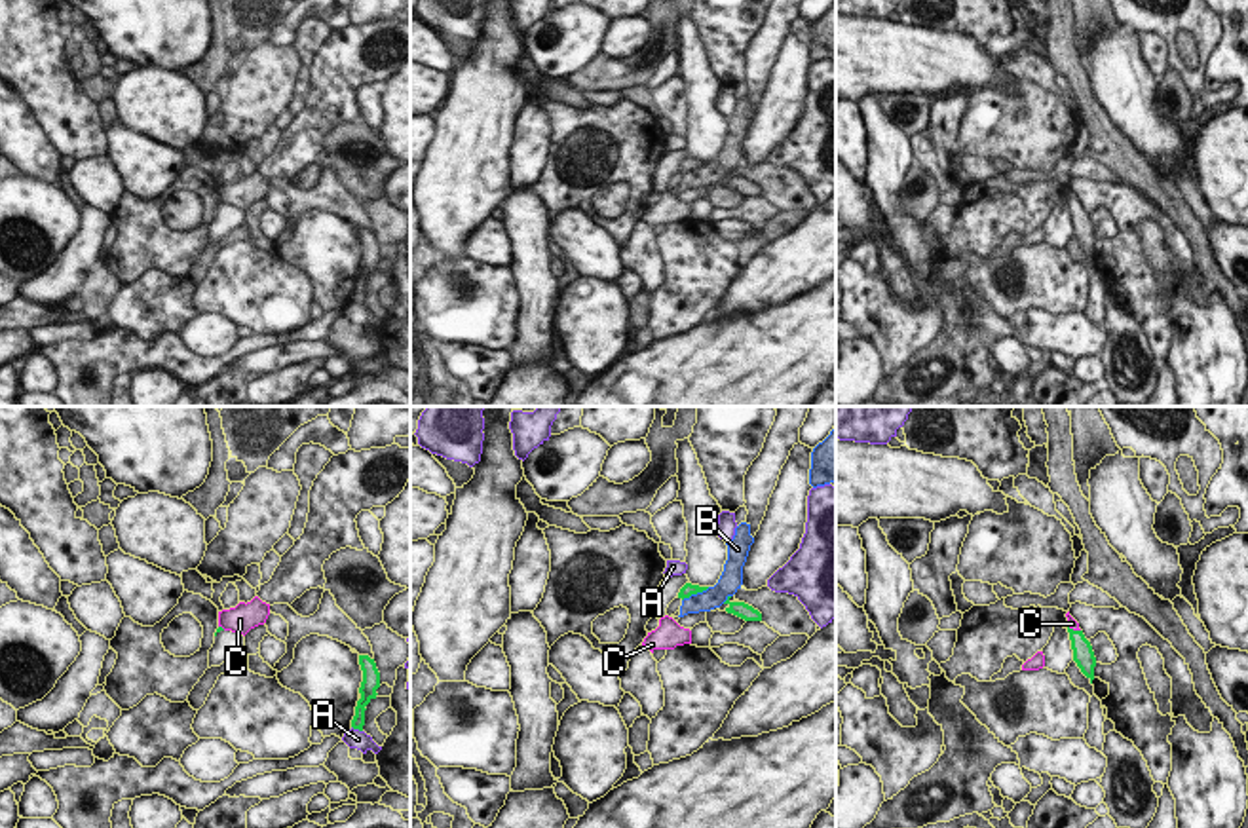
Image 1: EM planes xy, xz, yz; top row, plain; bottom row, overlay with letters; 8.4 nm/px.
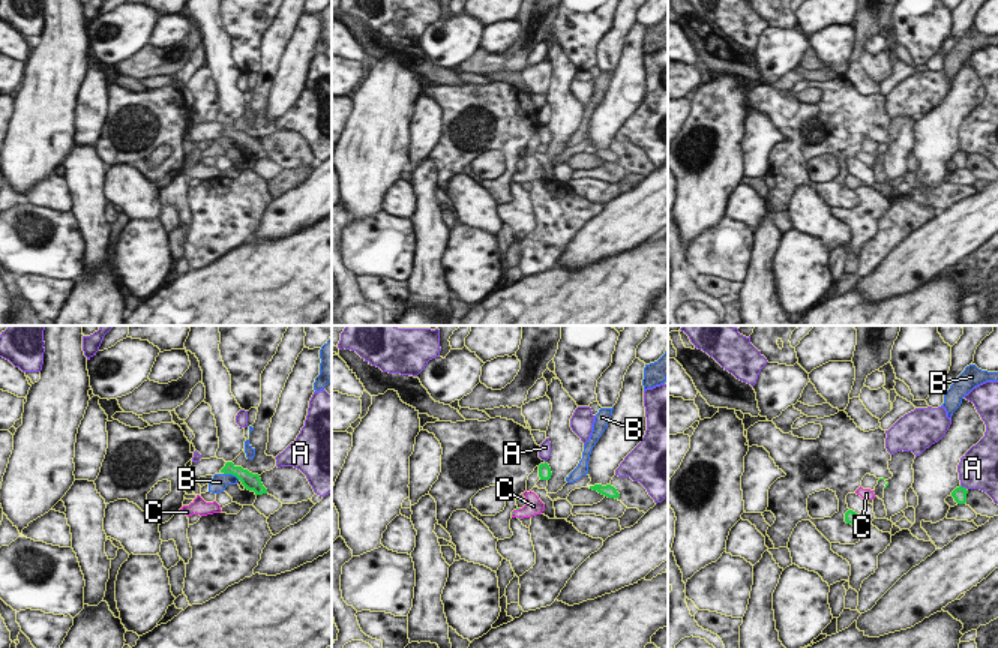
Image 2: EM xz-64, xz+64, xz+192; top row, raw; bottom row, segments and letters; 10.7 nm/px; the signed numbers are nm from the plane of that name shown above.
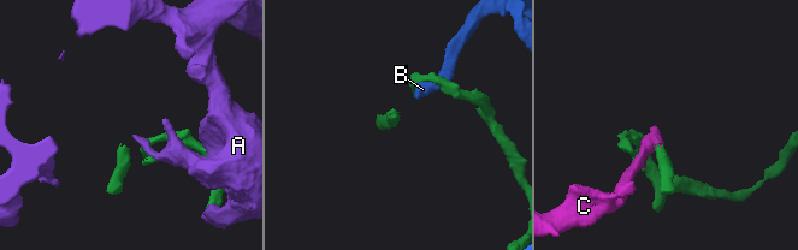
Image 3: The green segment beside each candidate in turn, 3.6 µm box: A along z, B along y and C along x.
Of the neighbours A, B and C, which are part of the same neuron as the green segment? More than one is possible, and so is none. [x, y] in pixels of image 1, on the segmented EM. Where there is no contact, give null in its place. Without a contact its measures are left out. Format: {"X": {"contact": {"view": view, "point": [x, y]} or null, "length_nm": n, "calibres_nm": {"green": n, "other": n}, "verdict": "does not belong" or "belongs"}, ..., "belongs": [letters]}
{"A": {"contact": {"view": "xy", "point": [358, 728]}, "length_nm": 110, "calibres_nm": {"green": 120, "other": 160}, "verdict": "does not belong"}, "B": {"contact": {"view": "xz", "point": [696, 593]}, "length_nm": 260, "calibres_nm": {"green": 120, "other": 180}, "verdict": "does not belong"}, "C": {"contact": {"view": "yz", "point": [1072, 629]}, "length_nm": 120, "calibres_nm": {"green": 180, "other": 90}, "verdict": "belongs"}, "belongs": ["C"]}

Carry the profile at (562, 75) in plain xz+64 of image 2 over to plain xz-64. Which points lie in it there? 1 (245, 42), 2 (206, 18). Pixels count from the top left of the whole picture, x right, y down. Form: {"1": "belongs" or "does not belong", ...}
{"1": "does not belong", "2": "belongs"}

